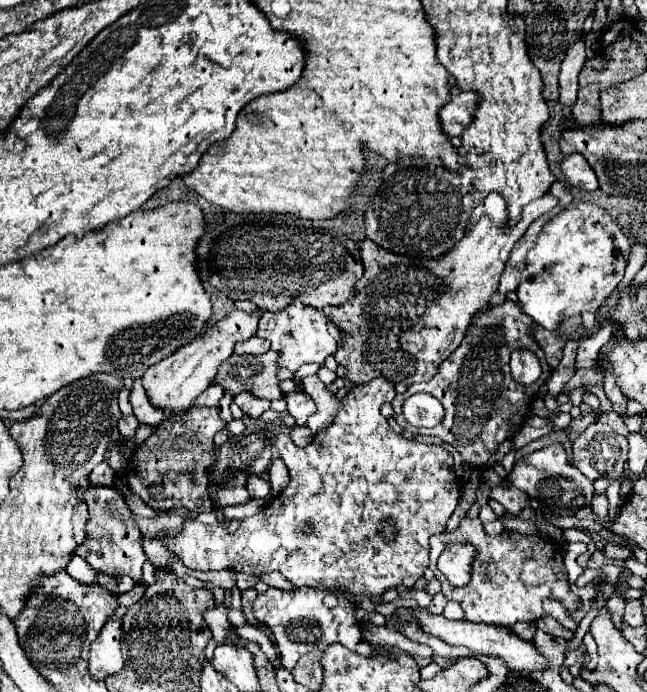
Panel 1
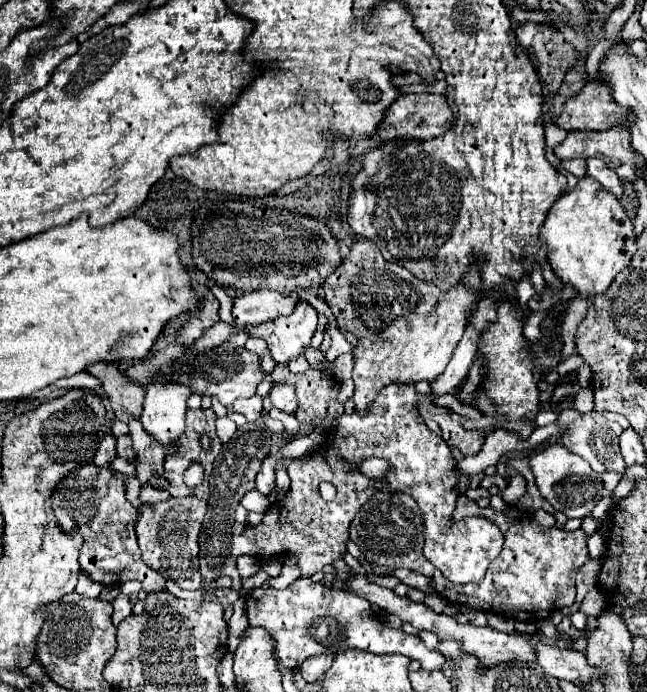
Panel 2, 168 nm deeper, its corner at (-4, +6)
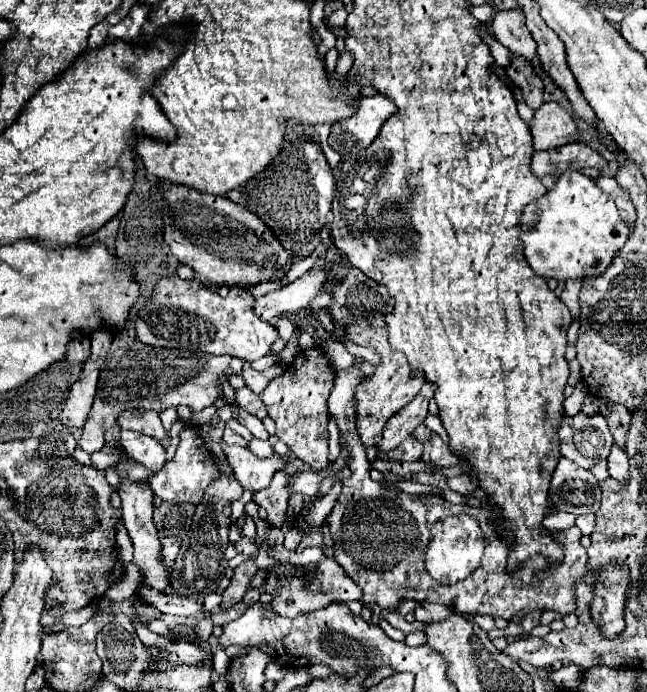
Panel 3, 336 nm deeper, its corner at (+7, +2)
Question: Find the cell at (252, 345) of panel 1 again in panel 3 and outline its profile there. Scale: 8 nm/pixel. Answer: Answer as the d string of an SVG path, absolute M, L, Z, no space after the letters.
M248 361L244 363L244 369L242 369L242 377L244 377L246 385L248 385L256 395L260 395L260 393L264 391L264 387L268 385L268 381L272 381L274 377L278 377L278 375L282 375L282 373L284 373L284 365L276 365L276 367L268 369L268 371L256 371L256 369L250 367Z

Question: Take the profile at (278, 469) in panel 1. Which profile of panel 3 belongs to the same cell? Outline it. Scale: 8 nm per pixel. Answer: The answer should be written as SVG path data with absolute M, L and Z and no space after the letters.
M284 471L274 473L272 483L266 489L262 489L262 491L258 491L254 495L254 503L262 505L266 509L266 513L268 513L266 521L270 525L274 525L274 527L282 527L286 523L286 519L288 519L286 517L288 497L290 497L288 481L290 481L290 475L286 475Z

